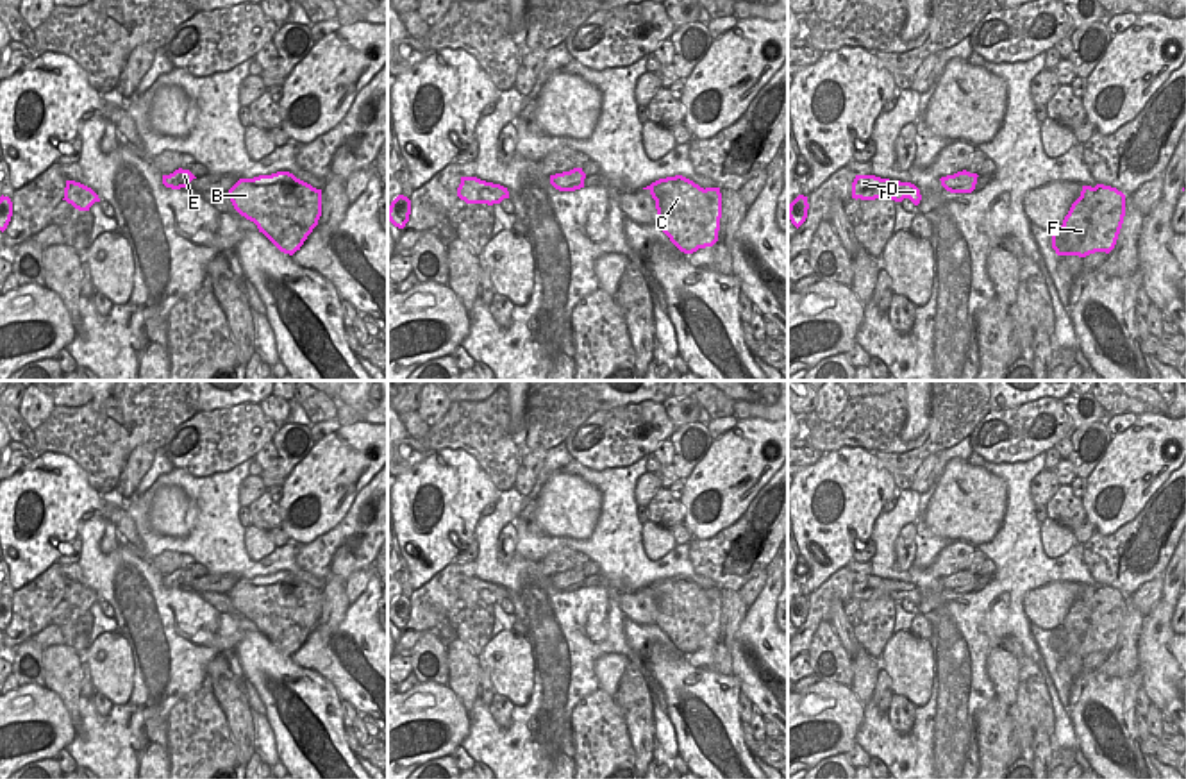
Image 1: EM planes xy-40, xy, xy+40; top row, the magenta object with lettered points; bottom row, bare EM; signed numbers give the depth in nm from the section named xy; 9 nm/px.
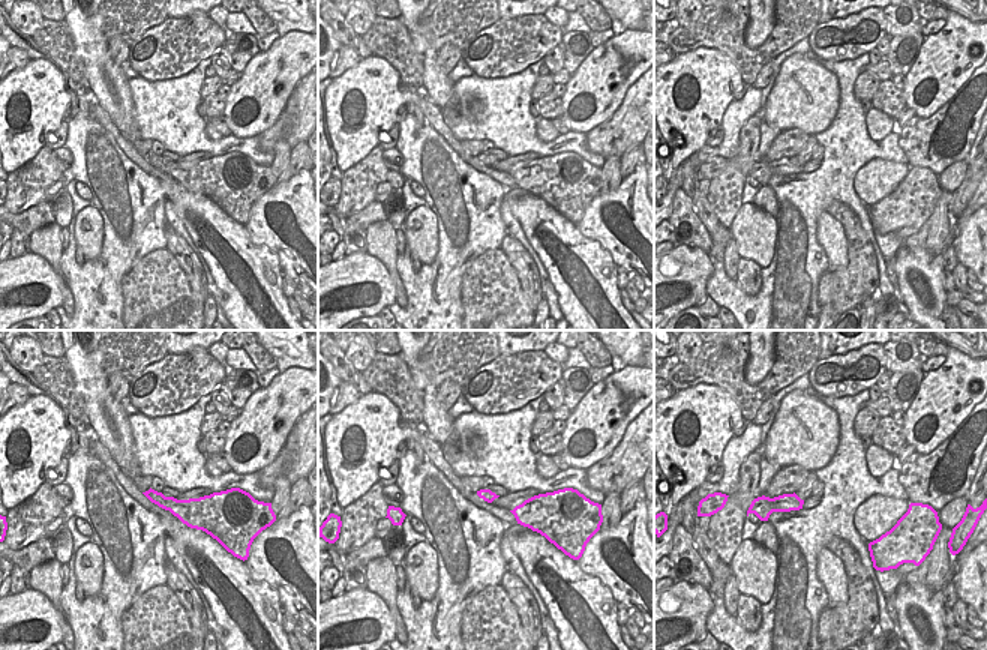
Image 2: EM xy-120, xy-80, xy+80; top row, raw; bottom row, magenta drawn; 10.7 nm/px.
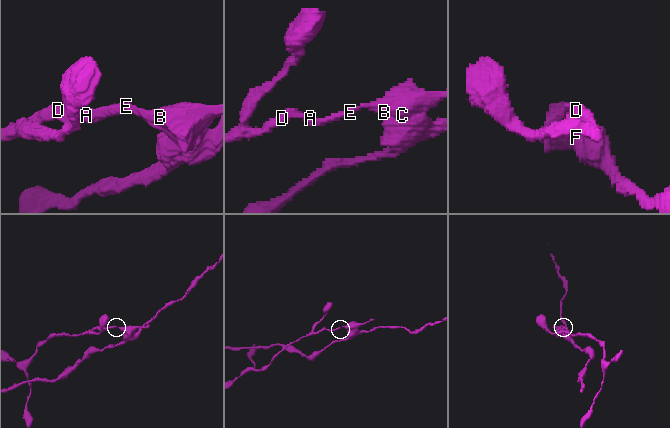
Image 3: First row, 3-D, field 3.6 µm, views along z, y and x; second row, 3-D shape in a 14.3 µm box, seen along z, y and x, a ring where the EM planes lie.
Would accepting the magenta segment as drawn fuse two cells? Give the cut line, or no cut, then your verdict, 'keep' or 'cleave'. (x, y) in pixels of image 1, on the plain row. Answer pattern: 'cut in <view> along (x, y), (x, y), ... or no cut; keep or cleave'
cut in xy along (706, 590), (708, 608), (701, 624), (704, 638), (699, 647); cleave

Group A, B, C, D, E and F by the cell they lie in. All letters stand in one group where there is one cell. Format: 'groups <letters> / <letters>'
groups A B C D E / F

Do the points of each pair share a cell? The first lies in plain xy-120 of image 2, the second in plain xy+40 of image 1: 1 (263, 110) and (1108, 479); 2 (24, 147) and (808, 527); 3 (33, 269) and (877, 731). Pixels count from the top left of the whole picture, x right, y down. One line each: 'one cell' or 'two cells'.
1: one cell
2: one cell
3: two cells

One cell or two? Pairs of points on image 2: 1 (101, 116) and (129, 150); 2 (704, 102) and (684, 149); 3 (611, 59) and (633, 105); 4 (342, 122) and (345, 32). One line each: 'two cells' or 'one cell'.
1: one cell
2: one cell
3: two cells
4: two cells

